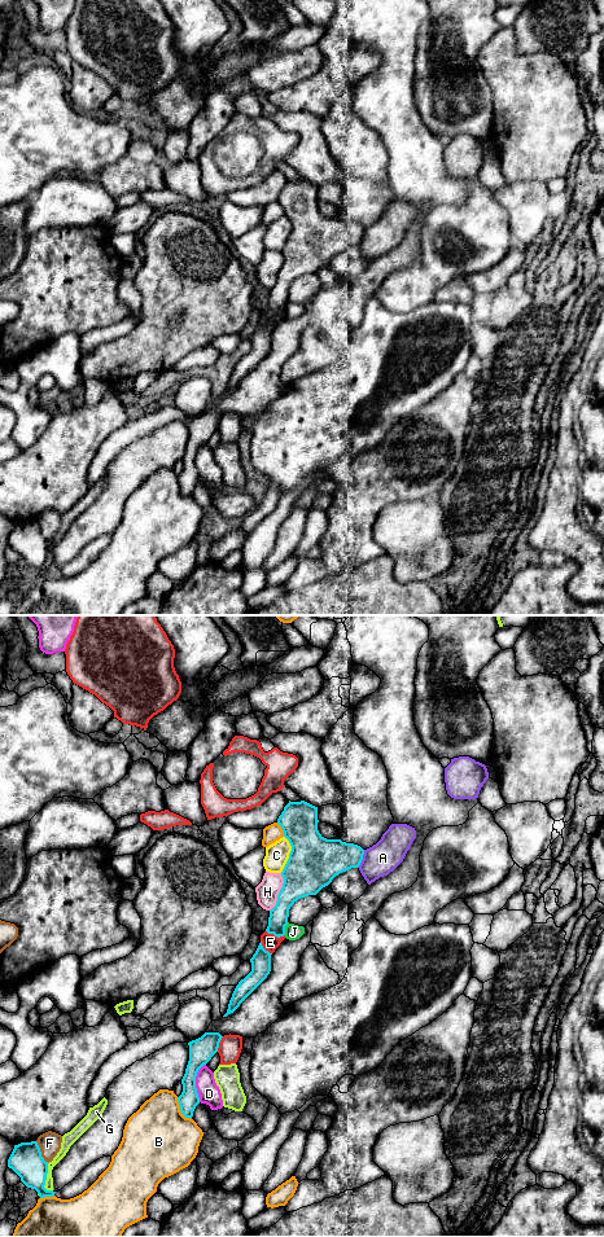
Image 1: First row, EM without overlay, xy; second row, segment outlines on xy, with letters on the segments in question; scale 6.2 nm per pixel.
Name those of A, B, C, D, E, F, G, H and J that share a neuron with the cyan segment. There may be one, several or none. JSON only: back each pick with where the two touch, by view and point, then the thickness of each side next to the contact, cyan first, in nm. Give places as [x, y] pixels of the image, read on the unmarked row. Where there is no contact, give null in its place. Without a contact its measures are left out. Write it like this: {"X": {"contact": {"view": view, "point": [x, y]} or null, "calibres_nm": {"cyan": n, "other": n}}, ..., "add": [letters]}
{"add": []}

